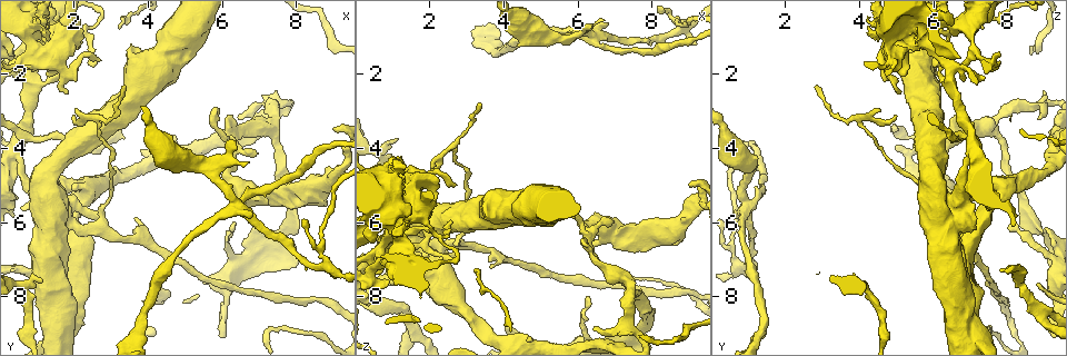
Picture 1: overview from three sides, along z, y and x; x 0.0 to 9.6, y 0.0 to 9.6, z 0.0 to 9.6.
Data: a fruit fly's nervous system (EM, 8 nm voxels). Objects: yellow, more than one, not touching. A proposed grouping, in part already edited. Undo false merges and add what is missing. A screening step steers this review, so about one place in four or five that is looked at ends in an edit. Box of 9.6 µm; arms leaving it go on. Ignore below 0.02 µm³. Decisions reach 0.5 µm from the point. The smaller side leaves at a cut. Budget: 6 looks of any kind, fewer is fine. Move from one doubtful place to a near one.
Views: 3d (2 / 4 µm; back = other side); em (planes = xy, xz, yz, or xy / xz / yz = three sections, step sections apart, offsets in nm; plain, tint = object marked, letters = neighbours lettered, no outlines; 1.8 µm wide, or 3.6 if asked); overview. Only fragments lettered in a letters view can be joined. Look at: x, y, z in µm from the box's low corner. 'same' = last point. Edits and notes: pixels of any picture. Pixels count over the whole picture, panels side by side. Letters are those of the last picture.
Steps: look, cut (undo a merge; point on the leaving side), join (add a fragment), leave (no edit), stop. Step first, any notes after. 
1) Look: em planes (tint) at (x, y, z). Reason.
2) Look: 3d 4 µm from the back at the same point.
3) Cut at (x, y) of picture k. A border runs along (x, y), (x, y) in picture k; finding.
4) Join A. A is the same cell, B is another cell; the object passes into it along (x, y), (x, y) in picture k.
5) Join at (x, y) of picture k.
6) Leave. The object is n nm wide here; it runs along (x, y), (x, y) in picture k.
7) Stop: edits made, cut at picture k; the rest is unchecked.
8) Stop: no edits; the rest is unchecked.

Look: em planes (letters) at (6.15, 3.85, 0.75). Free end.

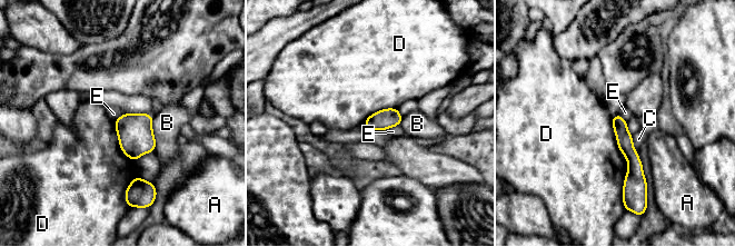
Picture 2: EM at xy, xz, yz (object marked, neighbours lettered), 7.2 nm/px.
Leave. The longest contact is with D, 600 nm; A, B, C, D and E are other cells; none of them fits.

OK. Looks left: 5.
Look: 3d 4 µm at (0.80, 1.60, 4.95). Thick turns thin.

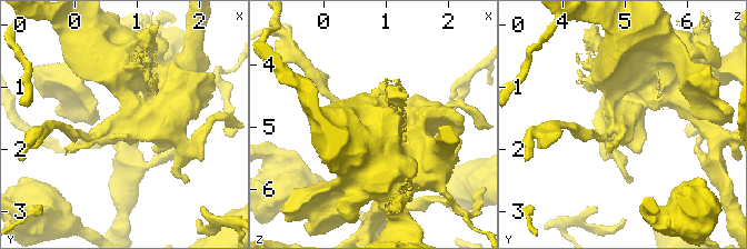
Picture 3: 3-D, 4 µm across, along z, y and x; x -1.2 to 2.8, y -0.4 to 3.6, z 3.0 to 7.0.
Look: em 3.6 µm xy step 8 (tint) at (0.75, 1.60, 4.90).

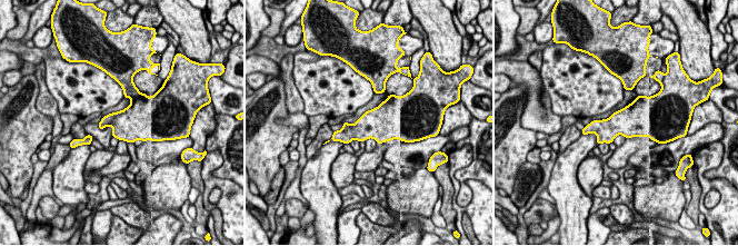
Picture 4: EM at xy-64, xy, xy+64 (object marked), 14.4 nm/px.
Look: em 3.6 µm planes (letters) at the same point. Cut it another way.

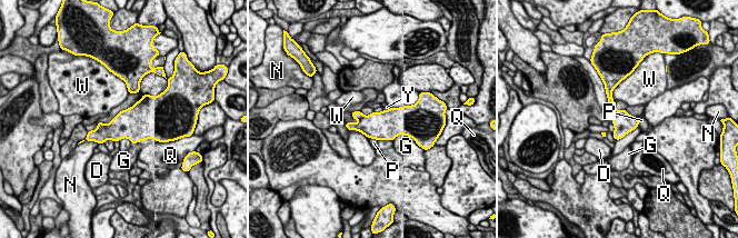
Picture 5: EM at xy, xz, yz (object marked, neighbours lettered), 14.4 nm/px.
Cut at (376, 126) of picture 5. D, G, N, P, Q, W and Y are other cells; a border runs along (365, 116), (359, 120) in picture 5; two cells meet here.

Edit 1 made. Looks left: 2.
Stop: edits made, cut at picture 5; the rest is unchecked.

